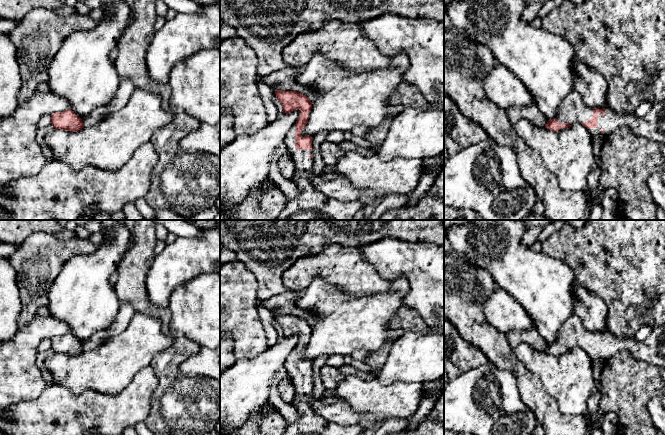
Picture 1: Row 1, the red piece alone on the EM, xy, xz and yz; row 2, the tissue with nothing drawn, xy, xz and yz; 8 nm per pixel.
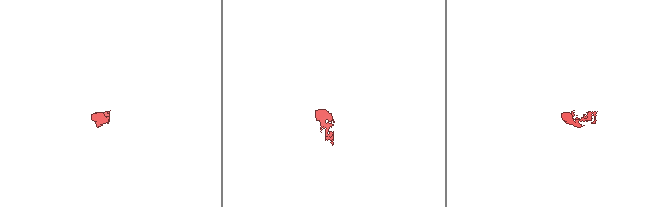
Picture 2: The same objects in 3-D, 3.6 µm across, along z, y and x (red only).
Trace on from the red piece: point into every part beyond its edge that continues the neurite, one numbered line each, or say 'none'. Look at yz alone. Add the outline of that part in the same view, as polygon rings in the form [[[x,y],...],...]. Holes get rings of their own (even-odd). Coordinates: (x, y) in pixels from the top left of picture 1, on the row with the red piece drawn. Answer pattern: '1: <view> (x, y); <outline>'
1: yz (652, 126); [[[665,100],[653,104],[649,112],[640,118],[634,113],[623,114],[606,107],[604,117],[601,112],[598,114],[598,127],[588,131],[591,135],[603,135],[607,138],[623,126],[637,136],[665,144]]]

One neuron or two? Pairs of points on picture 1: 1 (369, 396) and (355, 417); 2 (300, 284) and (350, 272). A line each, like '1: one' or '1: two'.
1: two
2: one

